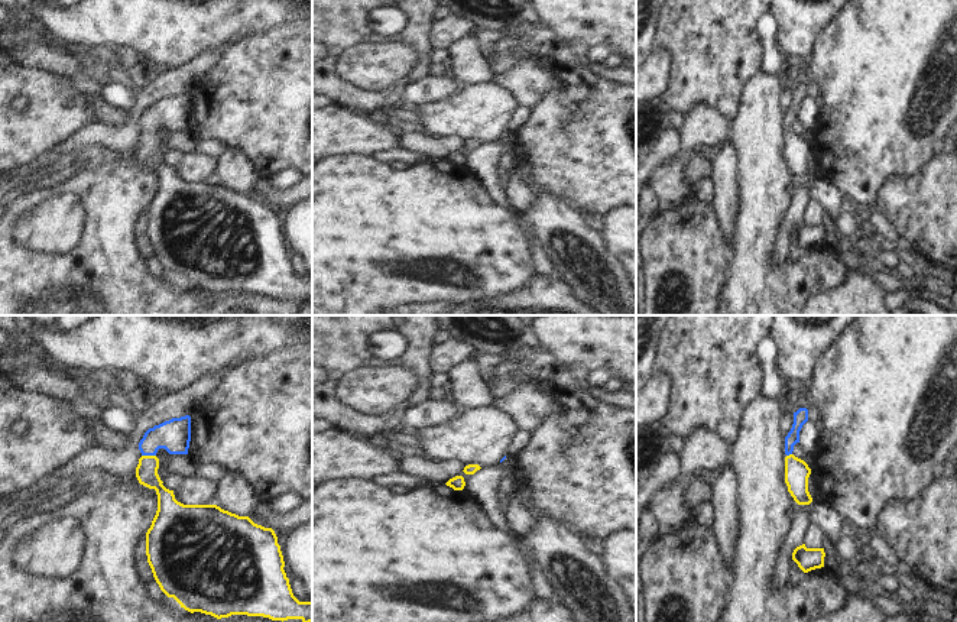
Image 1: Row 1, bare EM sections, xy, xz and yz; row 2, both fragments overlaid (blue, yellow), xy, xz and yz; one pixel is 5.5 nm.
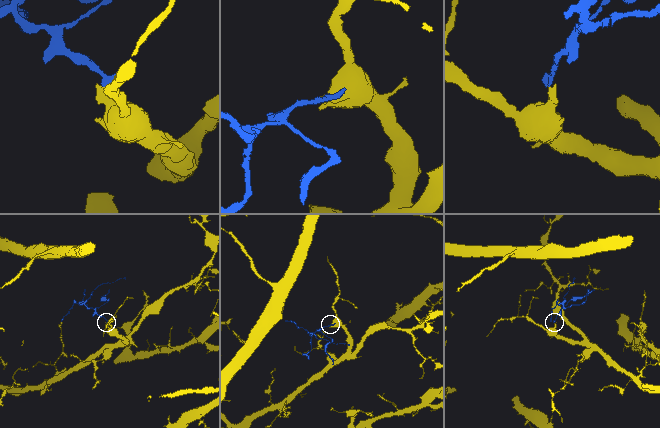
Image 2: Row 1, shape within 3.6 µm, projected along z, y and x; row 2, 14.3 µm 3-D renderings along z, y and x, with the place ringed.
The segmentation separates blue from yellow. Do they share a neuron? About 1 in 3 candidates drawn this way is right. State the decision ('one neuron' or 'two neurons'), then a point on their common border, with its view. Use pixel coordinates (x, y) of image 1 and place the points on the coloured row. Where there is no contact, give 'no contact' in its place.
one neuron; contact xy (149, 454)

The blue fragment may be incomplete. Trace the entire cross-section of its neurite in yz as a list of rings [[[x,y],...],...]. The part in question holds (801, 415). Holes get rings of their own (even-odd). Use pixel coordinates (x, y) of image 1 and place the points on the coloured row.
[[[799,408],[794,412],[794,424],[788,435],[785,437],[785,483],[788,492],[798,505],[810,505],[812,498],[808,492],[808,477],[811,469],[808,464],[792,454],[794,446],[799,443],[799,431],[808,421],[808,409]]]

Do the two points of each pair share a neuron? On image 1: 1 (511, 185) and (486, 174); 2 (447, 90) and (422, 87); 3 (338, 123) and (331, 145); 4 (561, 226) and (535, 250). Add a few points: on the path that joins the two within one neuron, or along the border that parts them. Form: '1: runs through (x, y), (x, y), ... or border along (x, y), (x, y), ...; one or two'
1: border along (502, 174), (502, 191), (506, 200), (519, 210); two
2: runs through (441, 88), (428, 88); one
3: runs through (336, 129), (331, 133), (331, 139); one
4: border along (531, 233), (541, 246), (552, 274); two

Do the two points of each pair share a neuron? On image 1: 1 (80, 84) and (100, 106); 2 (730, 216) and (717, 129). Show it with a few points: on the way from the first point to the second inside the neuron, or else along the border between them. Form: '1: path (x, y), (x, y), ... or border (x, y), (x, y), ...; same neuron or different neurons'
1: path (86, 90), (96, 100); same neuron
2: border (729, 139), (717, 148); different neurons

